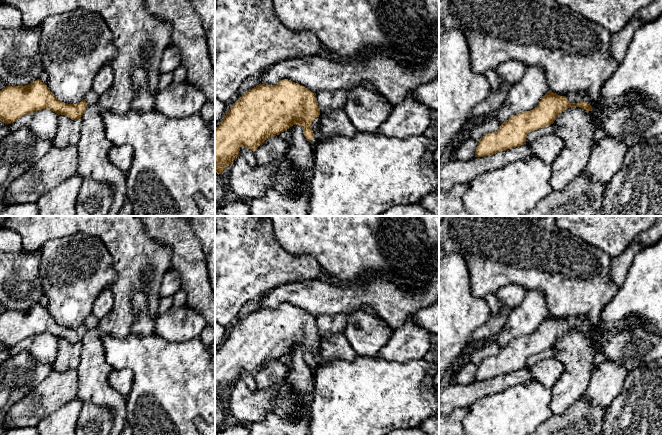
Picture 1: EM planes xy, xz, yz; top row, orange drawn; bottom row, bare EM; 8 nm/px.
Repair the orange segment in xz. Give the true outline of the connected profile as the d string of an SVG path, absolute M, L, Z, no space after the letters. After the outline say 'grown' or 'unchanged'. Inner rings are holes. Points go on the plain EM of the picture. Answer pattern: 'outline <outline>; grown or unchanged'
outline M283 303L276 309L259 308L243 318L215 353L215 397L232 390L240 371L253 376L268 362L293 349L303 352L313 370L322 365L315 360L320 334L316 317Z; grown

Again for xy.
outline M37 303L25 310L6 310L0 315L0 344L11 348L26 338L49 333L72 344L81 343L89 329L95 328L99 319L89 315L77 328L60 325L43 307Z; grown

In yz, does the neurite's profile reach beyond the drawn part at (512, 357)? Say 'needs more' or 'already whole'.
needs more

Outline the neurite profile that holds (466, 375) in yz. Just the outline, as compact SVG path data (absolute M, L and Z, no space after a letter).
M470 362L459 368L459 372L457 375L457 383L462 385L468 385L475 381L475 376L478 370L478 366L474 363Z

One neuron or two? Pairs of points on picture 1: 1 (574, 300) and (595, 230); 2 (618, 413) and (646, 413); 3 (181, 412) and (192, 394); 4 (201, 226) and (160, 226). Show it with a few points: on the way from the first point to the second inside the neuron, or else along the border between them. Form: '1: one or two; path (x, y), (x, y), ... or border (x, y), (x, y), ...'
1: two; border (571, 232), (584, 241), (597, 246), (611, 257)
2: one; path (625, 413), (639, 413)
3: one; path (181, 408), (181, 405), (188, 398)
4: two; border (190, 226), (202, 247)

